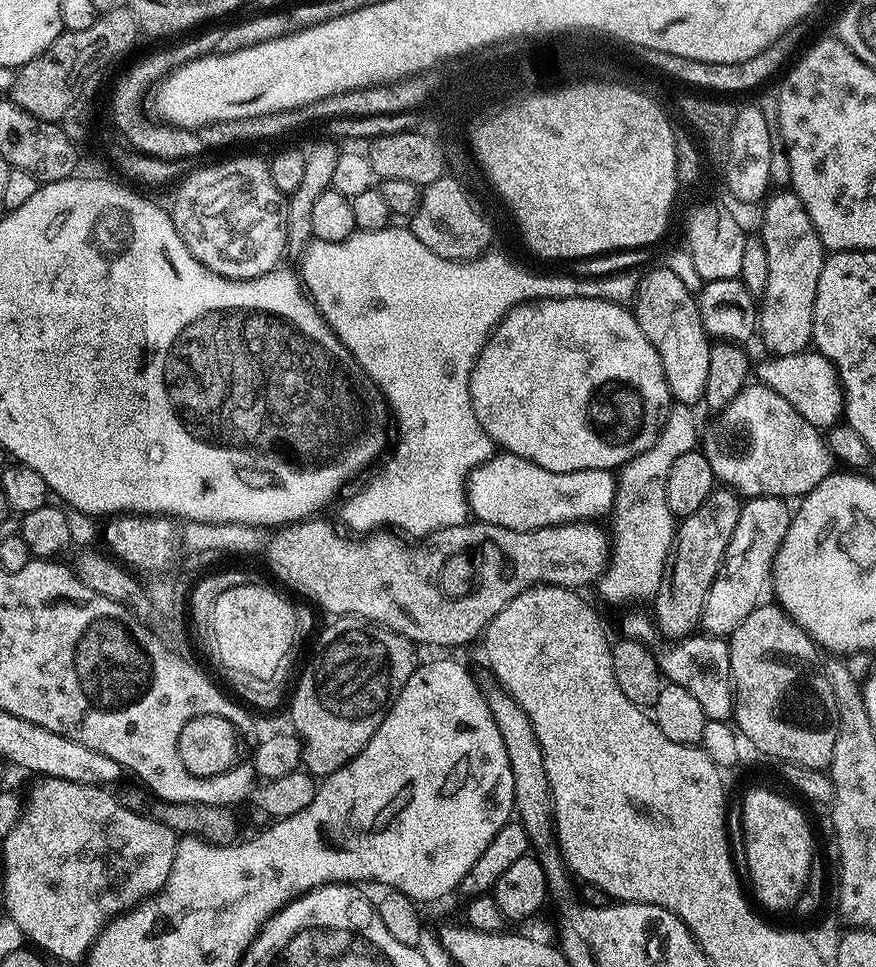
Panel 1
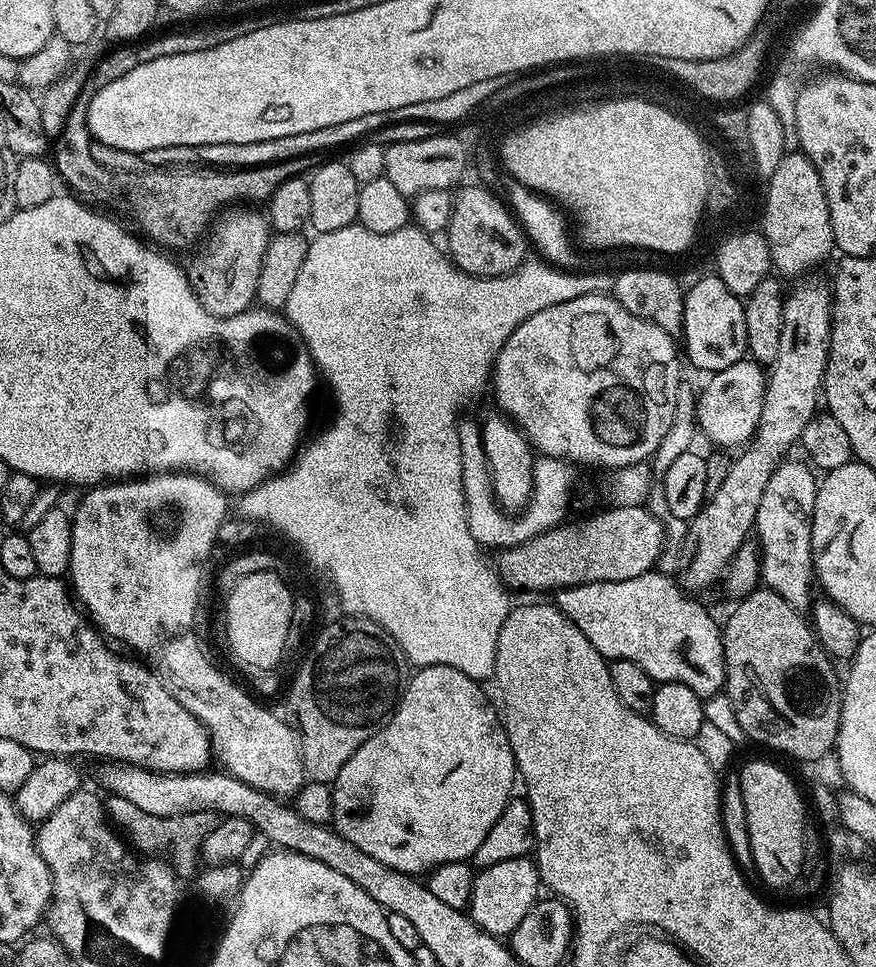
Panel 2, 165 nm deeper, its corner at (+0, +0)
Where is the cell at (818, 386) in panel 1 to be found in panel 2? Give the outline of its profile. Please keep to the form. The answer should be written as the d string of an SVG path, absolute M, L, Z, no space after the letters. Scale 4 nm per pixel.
M751 358L734 362L726 370L713 372L707 377L708 385L698 392L696 402L696 423L699 431L717 449L739 449L747 445L754 435L754 410L759 409L764 397L766 372Z

